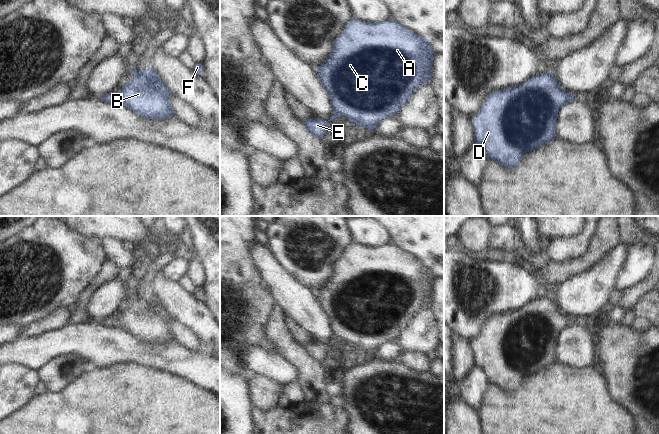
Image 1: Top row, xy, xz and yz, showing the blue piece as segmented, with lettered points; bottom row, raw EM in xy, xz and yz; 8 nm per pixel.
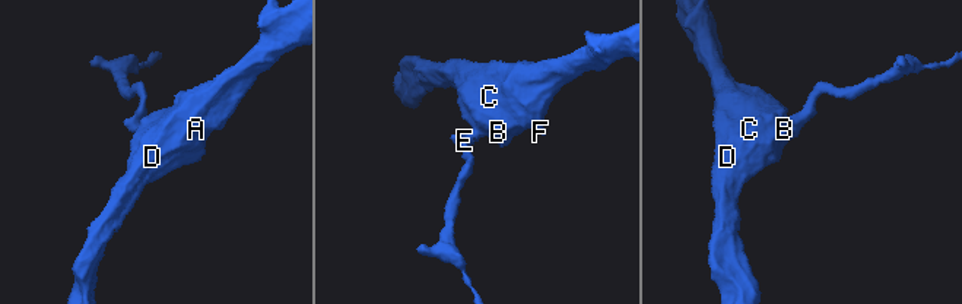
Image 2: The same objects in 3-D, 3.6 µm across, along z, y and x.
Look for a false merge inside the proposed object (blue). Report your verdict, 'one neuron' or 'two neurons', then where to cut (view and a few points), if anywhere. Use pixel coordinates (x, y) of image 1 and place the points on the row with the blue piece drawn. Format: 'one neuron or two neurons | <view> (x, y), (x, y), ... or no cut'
one neuron | no cut

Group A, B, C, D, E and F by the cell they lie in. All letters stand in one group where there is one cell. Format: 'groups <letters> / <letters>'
groups A B C D E F

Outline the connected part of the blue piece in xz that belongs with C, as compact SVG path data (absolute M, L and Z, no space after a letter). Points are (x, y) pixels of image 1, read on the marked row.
M352 18L334 40L331 55L318 66L316 73L327 91L334 112L330 119L335 122L338 115L345 116L359 127L374 131L380 120L395 115L414 91L431 79L434 55L428 38L418 36L391 18L381 22L364 22Z

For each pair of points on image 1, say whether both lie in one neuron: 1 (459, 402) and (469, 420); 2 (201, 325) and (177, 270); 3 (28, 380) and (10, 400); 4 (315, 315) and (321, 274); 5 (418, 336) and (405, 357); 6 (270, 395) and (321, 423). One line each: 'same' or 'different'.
1: same
2: different
3: same
4: different
5: different
6: different

